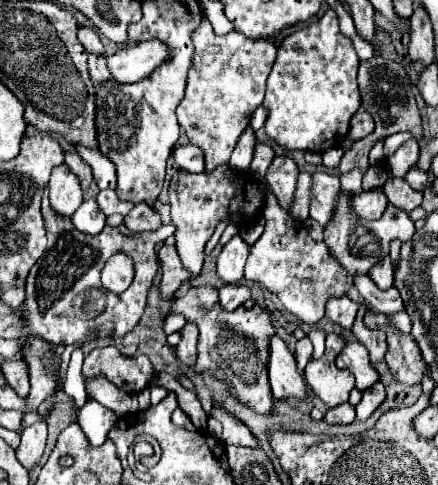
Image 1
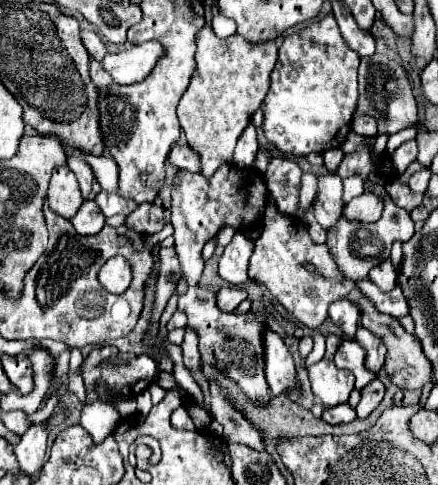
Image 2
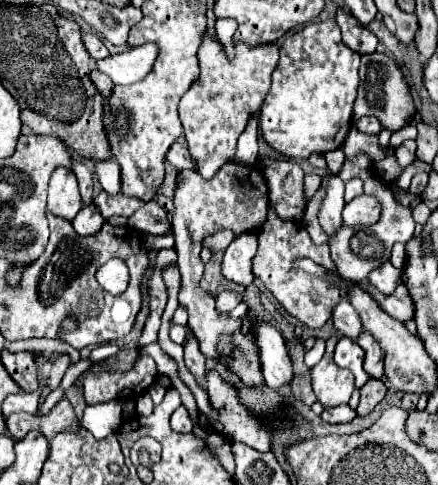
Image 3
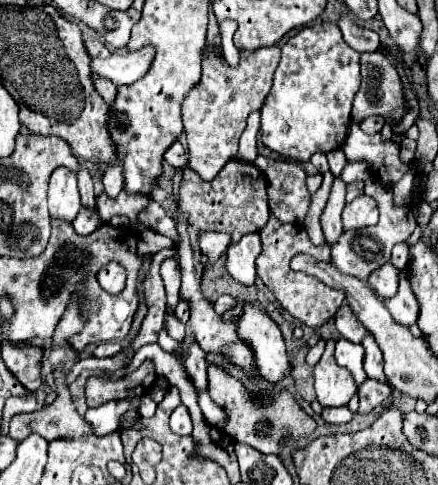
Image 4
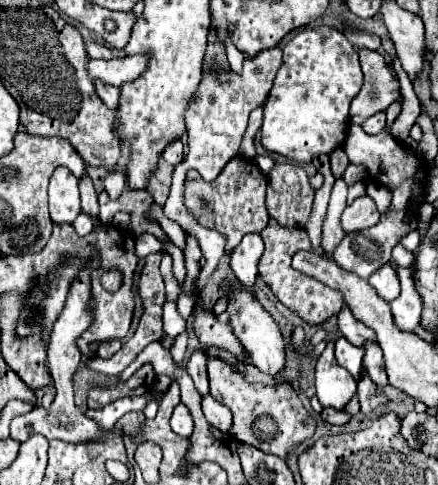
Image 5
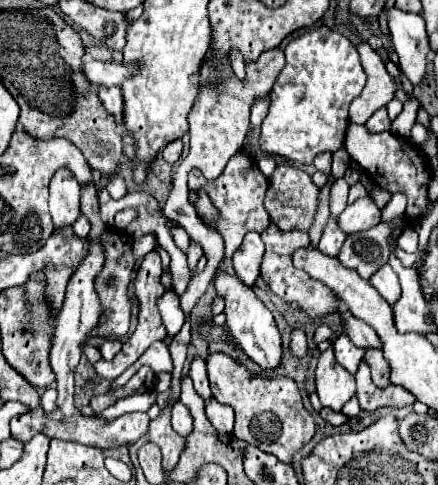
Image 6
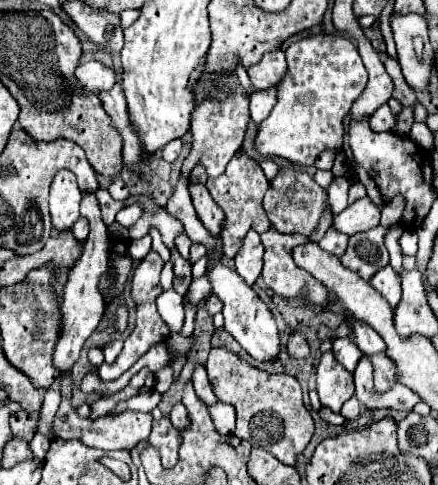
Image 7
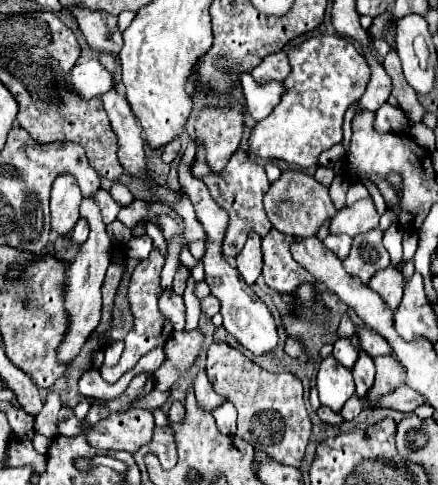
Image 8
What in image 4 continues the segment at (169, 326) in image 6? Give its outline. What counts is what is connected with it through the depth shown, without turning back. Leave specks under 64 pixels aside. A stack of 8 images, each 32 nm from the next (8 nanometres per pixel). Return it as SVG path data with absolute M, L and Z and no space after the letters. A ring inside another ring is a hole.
M166 314L166 324L168 324L168 334L176 342L182 342L184 340L184 334L186 334L186 326L182 322L178 322L174 314Z

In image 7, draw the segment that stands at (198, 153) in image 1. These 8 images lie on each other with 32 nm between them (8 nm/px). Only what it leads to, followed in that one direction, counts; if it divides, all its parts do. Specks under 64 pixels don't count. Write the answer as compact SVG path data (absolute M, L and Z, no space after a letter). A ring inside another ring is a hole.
M172 140L170 144L164 146L164 150L162 150L162 158L164 158L166 162L174 162L174 160L178 158L180 150L182 150L182 142L180 142L180 140Z

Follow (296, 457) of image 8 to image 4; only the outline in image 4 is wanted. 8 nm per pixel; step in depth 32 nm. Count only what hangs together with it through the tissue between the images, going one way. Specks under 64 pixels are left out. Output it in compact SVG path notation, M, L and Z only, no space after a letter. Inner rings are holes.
M208 366L208 394L226 412L224 432L230 438L234 438L236 442L248 444L264 454L270 454L270 452L276 454L280 448L280 442L286 436L292 436L292 438L308 436L308 434L312 434L312 428L316 428L314 420L302 412L302 408L298 406L298 402L292 394L282 392L268 404L256 404L252 400L252 396L244 390L244 384L240 380L230 378L218 366Z

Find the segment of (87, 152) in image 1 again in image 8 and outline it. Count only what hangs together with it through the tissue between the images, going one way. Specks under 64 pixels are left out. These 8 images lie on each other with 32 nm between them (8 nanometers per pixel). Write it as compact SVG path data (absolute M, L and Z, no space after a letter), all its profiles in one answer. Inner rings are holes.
M118 180L112 184L110 194L112 194L112 198L114 198L118 204L122 204L122 206L128 206L128 204L134 200L134 196L130 194L130 190L128 190L124 184L120 184Z

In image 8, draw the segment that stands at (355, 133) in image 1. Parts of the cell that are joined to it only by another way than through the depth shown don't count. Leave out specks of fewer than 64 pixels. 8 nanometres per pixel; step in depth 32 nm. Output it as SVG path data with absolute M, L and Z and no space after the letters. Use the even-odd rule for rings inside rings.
M384 104L376 114L374 114L374 130L376 132L408 132L410 124L408 118L404 116L402 108L392 108L390 104Z

